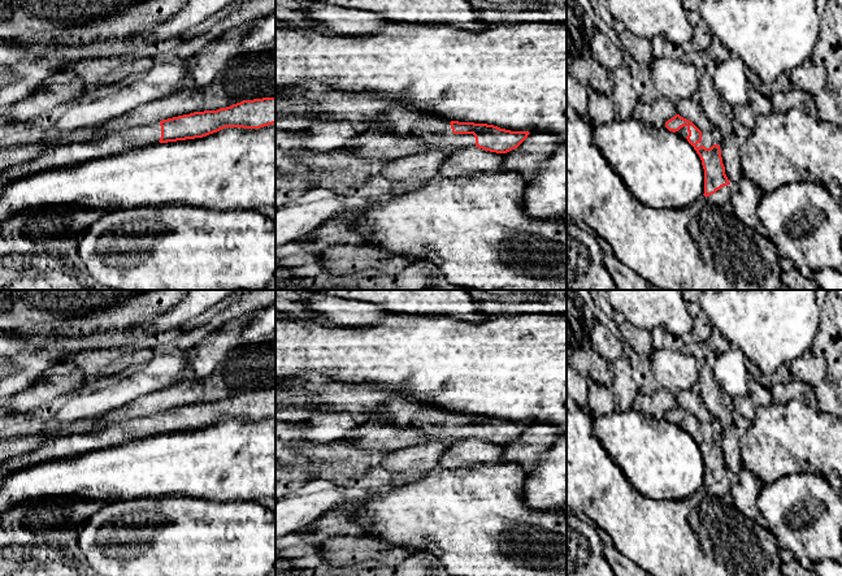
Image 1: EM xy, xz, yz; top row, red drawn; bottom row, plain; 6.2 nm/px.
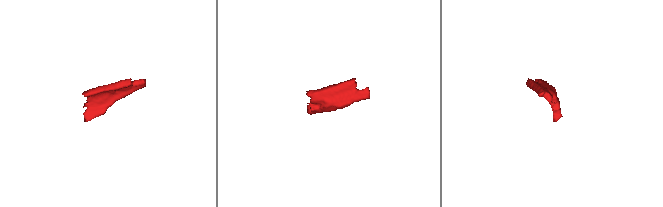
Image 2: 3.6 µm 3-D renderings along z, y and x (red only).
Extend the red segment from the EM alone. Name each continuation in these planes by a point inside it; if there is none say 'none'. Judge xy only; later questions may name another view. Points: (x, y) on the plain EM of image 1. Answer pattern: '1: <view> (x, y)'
1: xy (66, 446)

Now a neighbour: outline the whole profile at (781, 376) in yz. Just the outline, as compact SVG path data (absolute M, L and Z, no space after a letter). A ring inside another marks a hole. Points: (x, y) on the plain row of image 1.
M748 359L746 360L746 368L748 371L750 378L767 389L771 389L776 384L785 384L791 378L790 371L787 368L778 369L772 374L765 374L756 367L755 363Z

